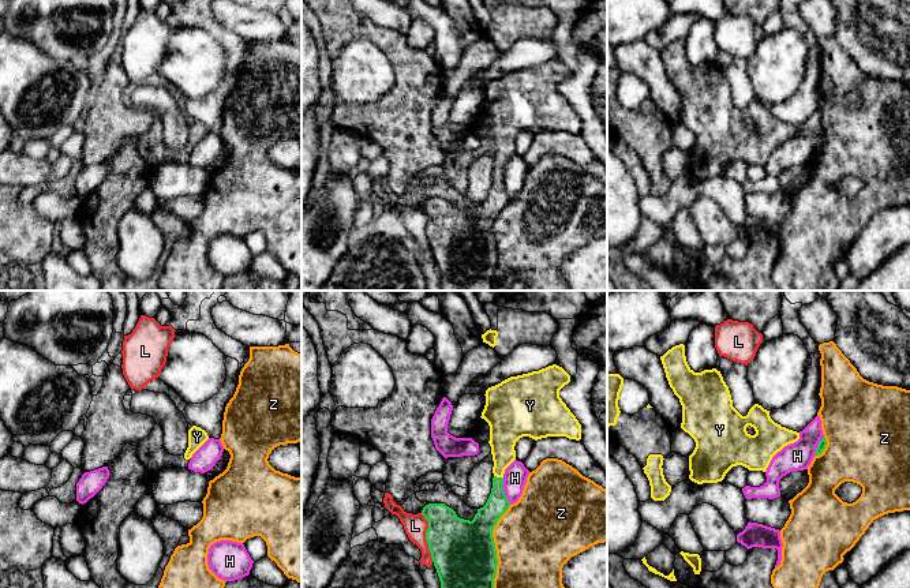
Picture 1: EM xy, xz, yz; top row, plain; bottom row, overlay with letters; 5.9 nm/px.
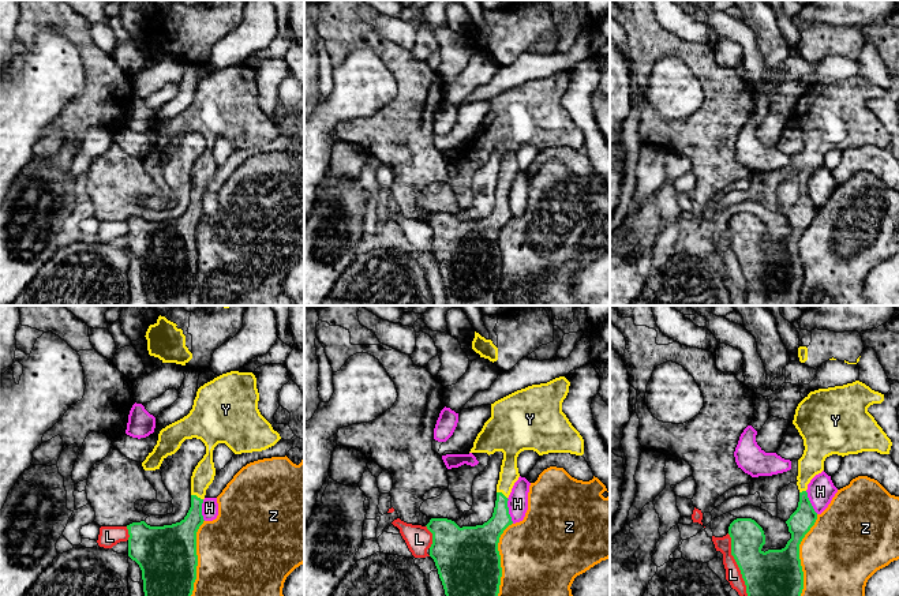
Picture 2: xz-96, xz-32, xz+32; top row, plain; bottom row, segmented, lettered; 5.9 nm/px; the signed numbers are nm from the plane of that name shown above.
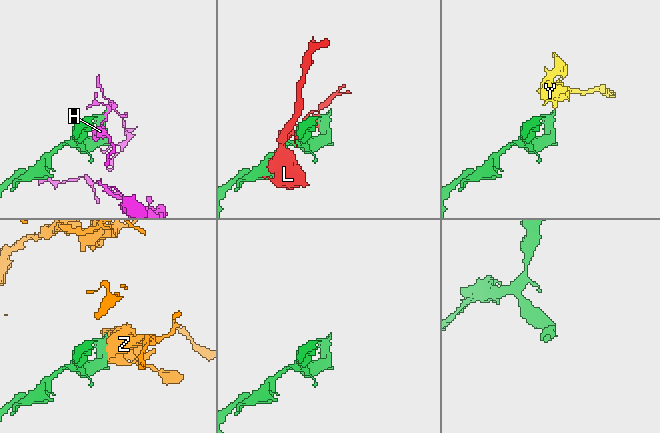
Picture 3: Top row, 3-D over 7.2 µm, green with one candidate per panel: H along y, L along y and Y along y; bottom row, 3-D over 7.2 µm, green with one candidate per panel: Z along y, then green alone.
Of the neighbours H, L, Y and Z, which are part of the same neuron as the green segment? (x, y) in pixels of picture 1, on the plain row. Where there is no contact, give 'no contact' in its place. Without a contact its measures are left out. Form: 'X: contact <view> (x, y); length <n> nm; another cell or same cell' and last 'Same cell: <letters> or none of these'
H: contact xz (504, 186); length 170 nm; another cell
L: contact xz (426, 232); length 300 nm; another cell
Y: contact xz (498, 172); length 60 nm; same cell
Z: contact xz (495, 244); length 550 nm; another cell
Same cell: Y

